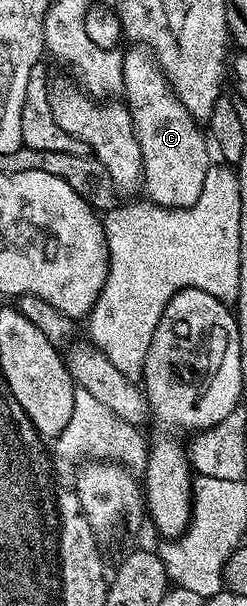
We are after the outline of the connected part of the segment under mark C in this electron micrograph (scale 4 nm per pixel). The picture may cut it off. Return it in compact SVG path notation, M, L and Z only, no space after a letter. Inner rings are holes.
M131 46L128 49L123 52L121 92L127 95L125 104L131 110L133 130L141 146L142 195L147 195L144 197L150 203L160 204L162 208L188 208L197 202L197 198L201 198L205 174L213 166L213 152L208 137L200 121L192 118L189 110L181 106L166 74L155 61L154 52L142 46Z

